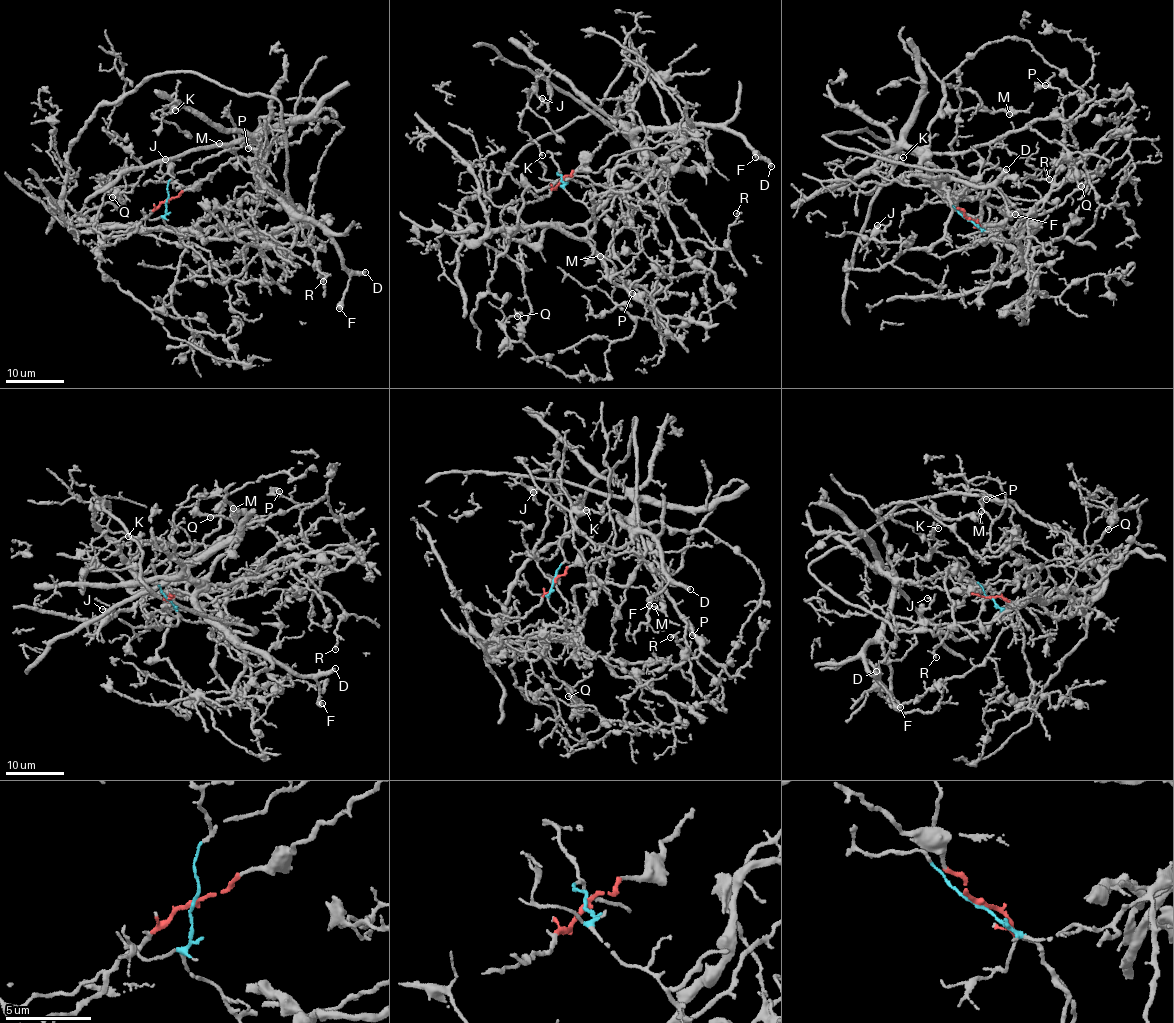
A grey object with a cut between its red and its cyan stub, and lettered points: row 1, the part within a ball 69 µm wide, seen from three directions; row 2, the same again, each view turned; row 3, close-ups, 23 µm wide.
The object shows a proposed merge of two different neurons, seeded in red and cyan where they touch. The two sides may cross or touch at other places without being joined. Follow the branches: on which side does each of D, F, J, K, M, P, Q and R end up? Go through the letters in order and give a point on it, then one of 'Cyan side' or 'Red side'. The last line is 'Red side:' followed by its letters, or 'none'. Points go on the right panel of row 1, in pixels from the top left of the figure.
D: Place: (1006, 169). Red side
F: Place: (1015, 214). Red side
J: Place: (877, 225). Red side
K: Place: (903, 157). Red side
M: Place: (1009, 114). Red side
P: Place: (1045, 85). Cyan side
Q: Place: (1081, 186). Cyan side
R: Place: (1049, 179). Red side
Red side: D, F, J, K, M, R

